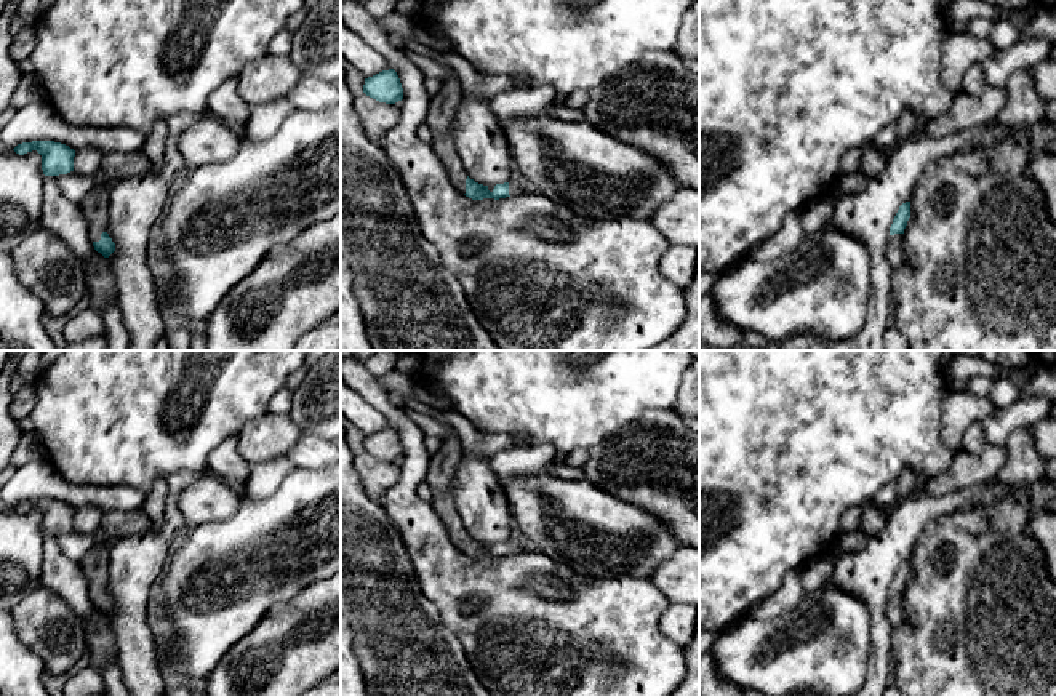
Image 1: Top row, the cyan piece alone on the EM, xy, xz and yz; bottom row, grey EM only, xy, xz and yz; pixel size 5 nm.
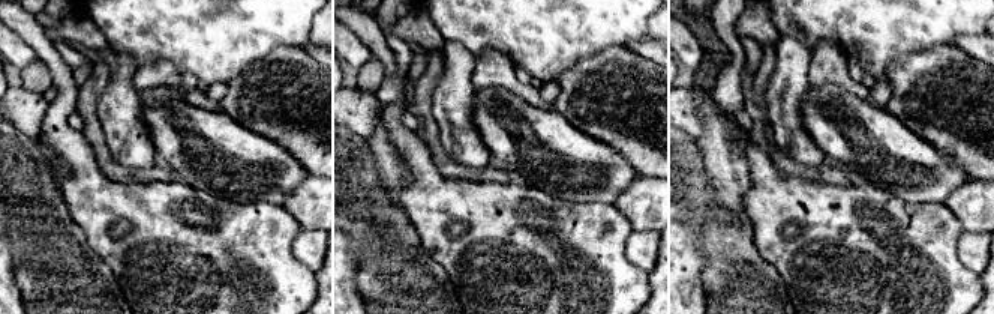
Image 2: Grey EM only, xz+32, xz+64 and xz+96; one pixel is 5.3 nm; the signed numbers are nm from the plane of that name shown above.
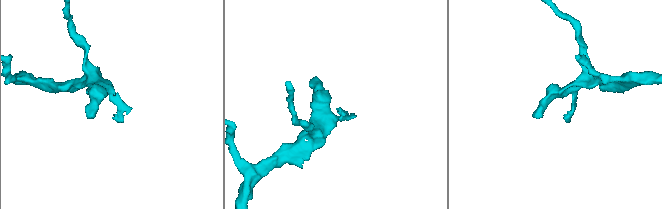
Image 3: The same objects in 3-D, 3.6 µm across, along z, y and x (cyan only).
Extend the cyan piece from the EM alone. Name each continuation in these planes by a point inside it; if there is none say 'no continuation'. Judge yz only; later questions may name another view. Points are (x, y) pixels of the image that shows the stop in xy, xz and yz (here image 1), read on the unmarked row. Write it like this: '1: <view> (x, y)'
1: yz (895, 610)

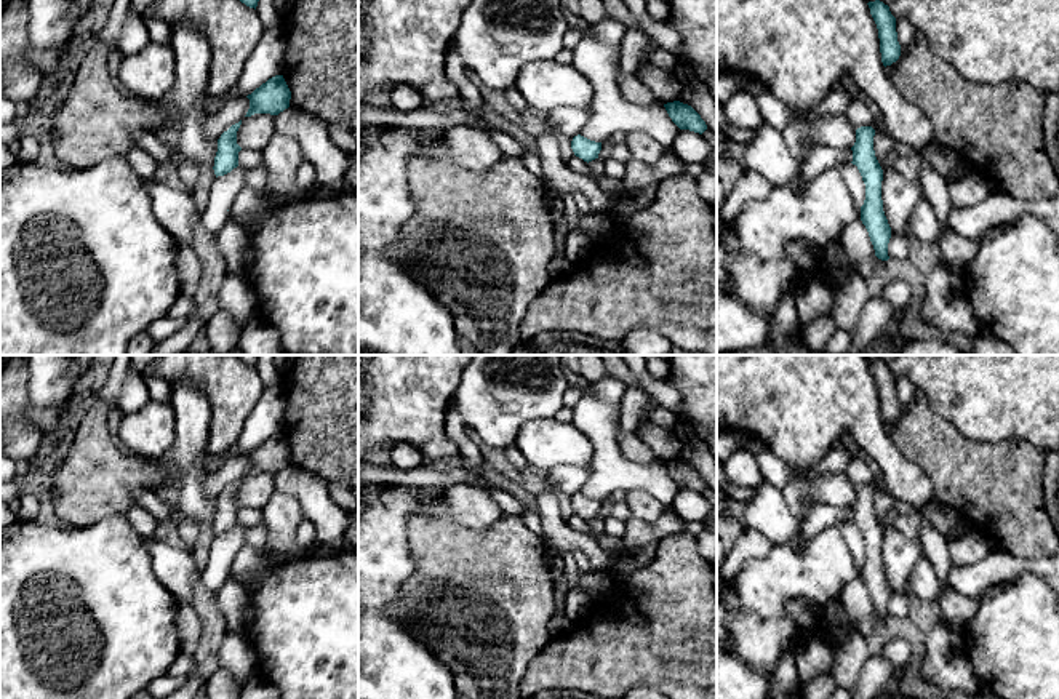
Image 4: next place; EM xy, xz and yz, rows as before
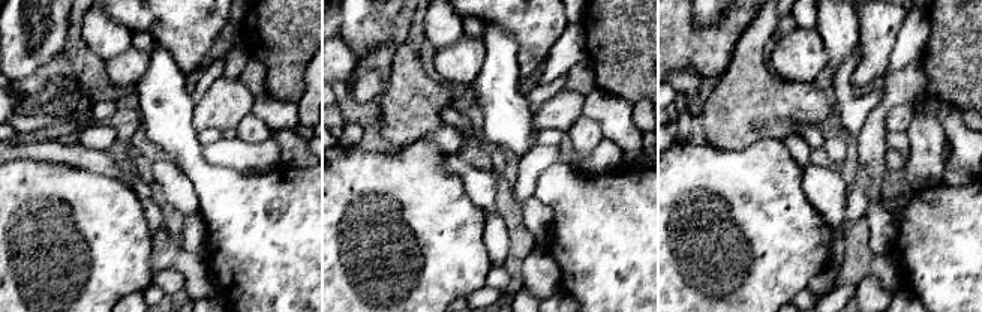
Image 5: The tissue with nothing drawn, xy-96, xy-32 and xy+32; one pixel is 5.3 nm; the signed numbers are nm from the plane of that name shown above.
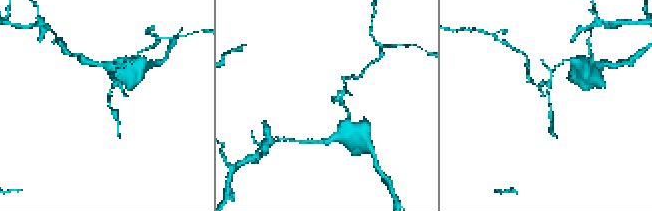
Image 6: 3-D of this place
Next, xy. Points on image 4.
no continuation

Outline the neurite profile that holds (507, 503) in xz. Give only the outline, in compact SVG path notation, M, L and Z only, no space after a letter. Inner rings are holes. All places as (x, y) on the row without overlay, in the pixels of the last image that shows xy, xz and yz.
M478 481L475 486L486 489L504 513L510 513L522 518L523 505L512 494L486 481Z

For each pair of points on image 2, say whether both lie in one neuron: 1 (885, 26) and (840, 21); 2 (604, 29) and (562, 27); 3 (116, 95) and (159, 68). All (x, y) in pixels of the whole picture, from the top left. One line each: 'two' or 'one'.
1: one
2: one
3: two

